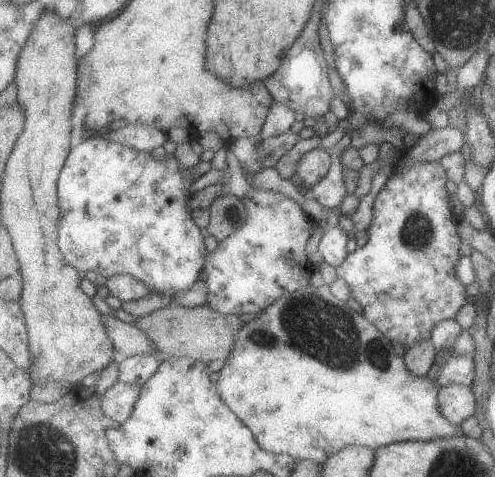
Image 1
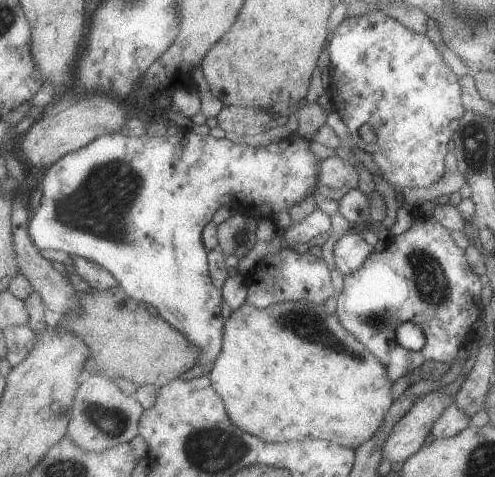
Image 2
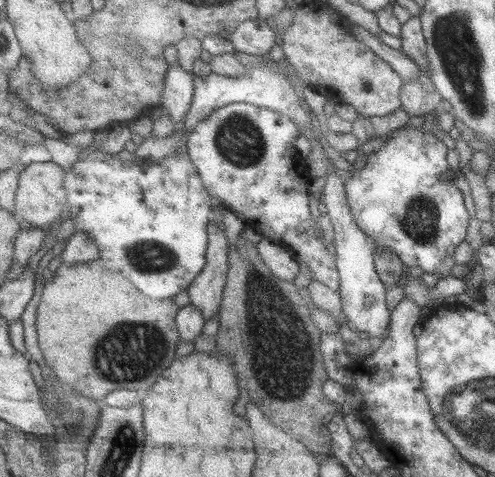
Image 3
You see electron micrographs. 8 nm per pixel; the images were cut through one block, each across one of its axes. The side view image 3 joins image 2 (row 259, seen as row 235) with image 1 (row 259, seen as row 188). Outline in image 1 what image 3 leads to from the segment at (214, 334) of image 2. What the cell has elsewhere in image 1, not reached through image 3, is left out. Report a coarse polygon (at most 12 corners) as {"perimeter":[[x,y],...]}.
{"perimeter":[[100,134],[58,183],[79,270],[177,298],[205,272],[193,170]]}

